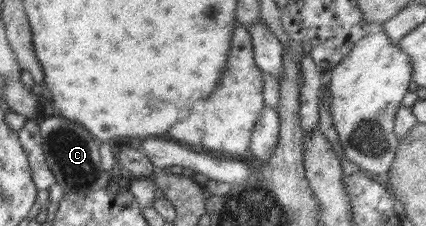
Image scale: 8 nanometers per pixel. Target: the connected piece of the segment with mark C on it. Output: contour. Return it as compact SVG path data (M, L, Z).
M66 119L62 128L51 133L48 138L43 138L42 135L41 138L45 161L50 164L52 173L56 176L56 183L64 189L65 193L89 195L112 183L111 177L101 165L98 143L95 142L94 135L91 135L83 125Z

